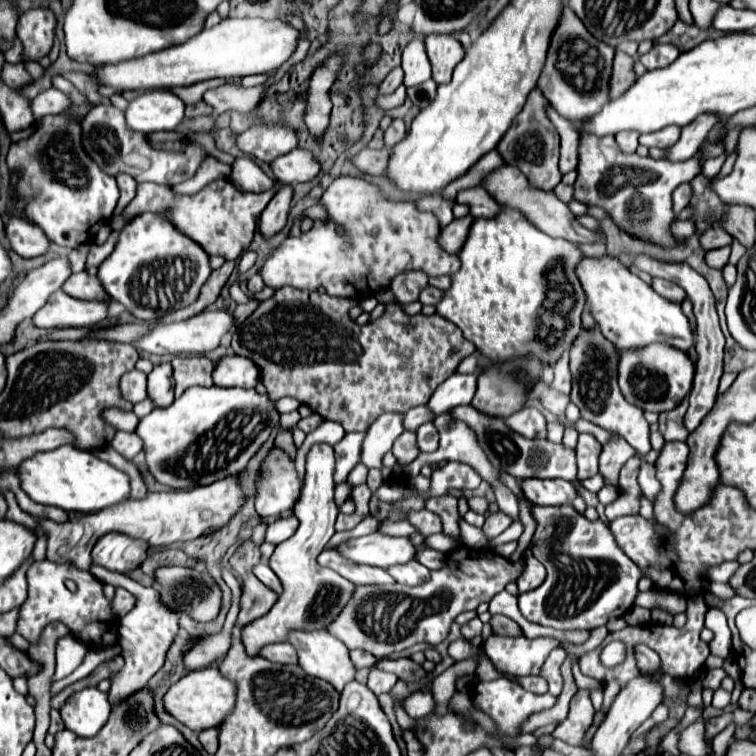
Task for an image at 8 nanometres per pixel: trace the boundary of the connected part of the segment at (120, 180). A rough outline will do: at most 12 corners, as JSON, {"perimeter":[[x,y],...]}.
{"perimeter":[[117,174],[121,198],[115,214],[131,202],[135,196],[135,178]]}

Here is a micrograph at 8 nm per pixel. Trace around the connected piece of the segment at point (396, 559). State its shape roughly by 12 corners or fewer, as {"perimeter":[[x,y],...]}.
{"perimeter":[[373,532],[337,548],[357,564],[389,568],[415,558],[409,538]]}

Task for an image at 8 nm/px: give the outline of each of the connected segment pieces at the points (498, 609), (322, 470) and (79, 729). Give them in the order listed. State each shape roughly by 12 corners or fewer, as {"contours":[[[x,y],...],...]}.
{"contours":[[[507,590],[491,598],[489,612],[505,614],[515,622],[523,620],[517,596]],[[313,444],[299,528],[269,568],[283,592],[241,638],[249,654],[325,630],[355,586],[317,564],[339,508],[333,448]],[[97,686],[71,694],[59,712],[67,730],[89,738],[111,704]]]}

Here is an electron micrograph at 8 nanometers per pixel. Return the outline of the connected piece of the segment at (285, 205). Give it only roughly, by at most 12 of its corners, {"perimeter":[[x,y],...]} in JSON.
{"perimeter":[[293,186],[273,196],[261,214],[263,236],[277,234],[285,226]]}

